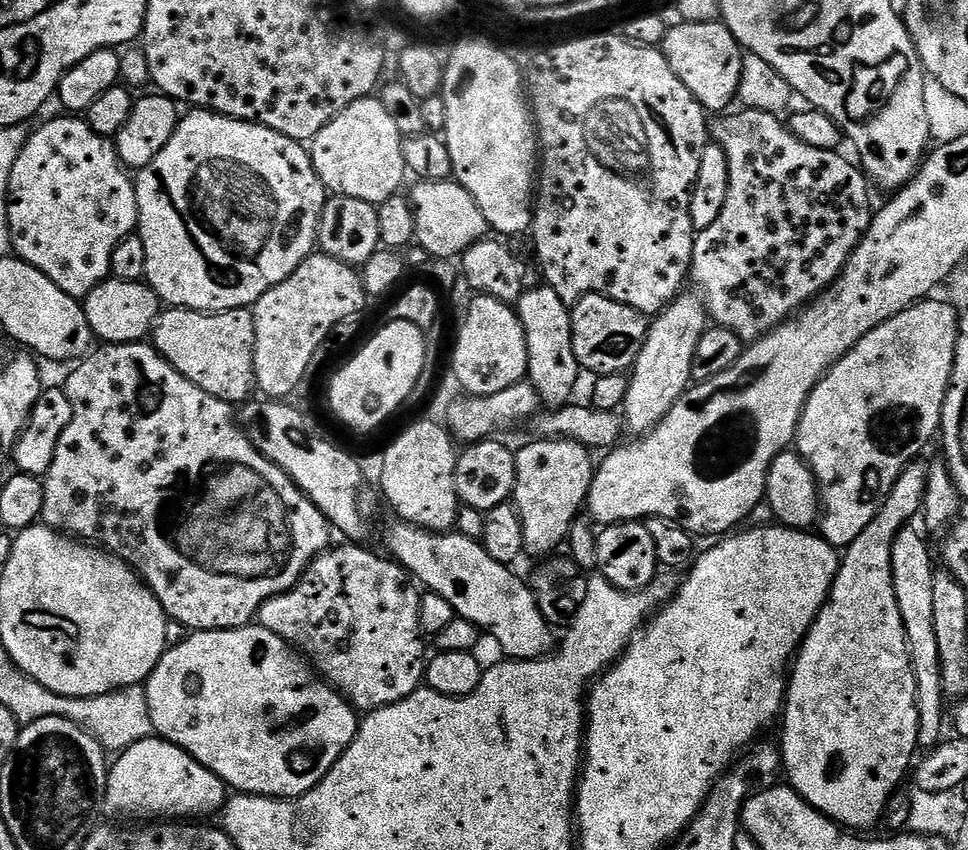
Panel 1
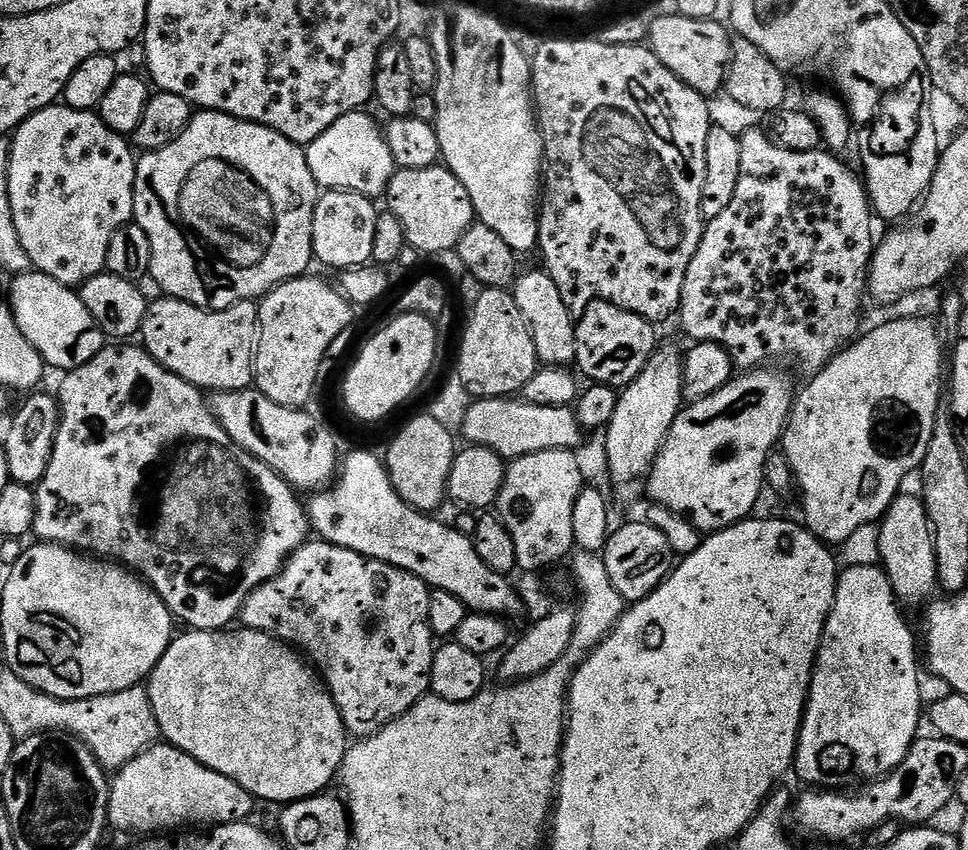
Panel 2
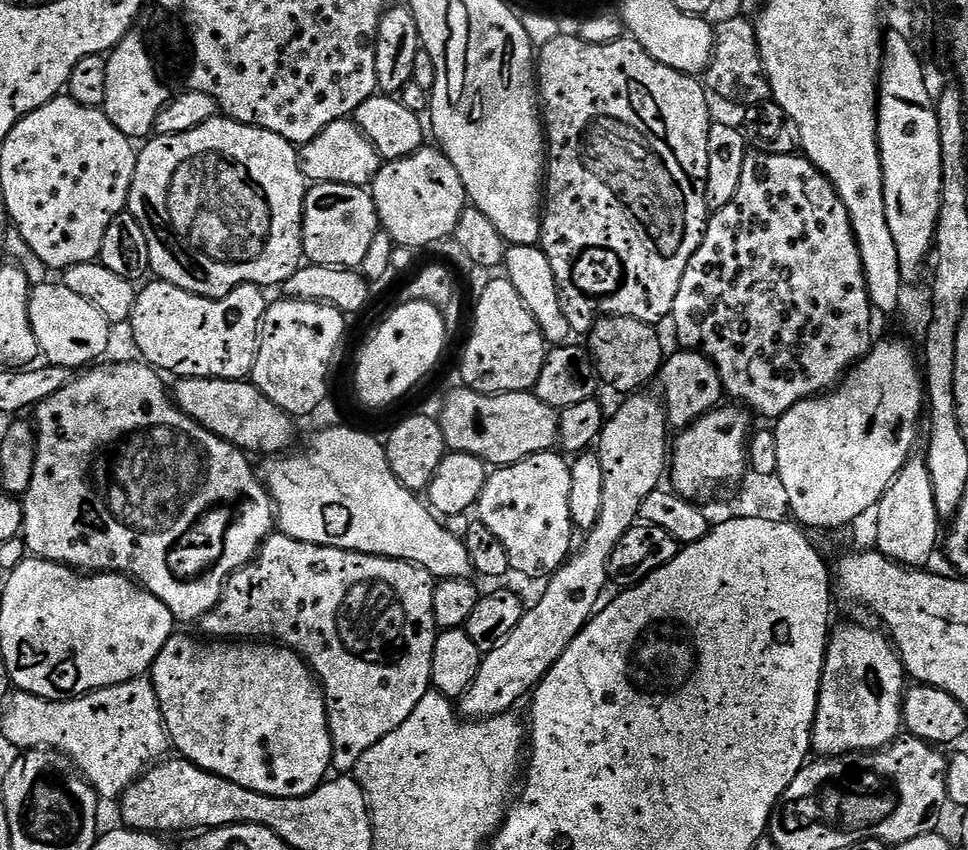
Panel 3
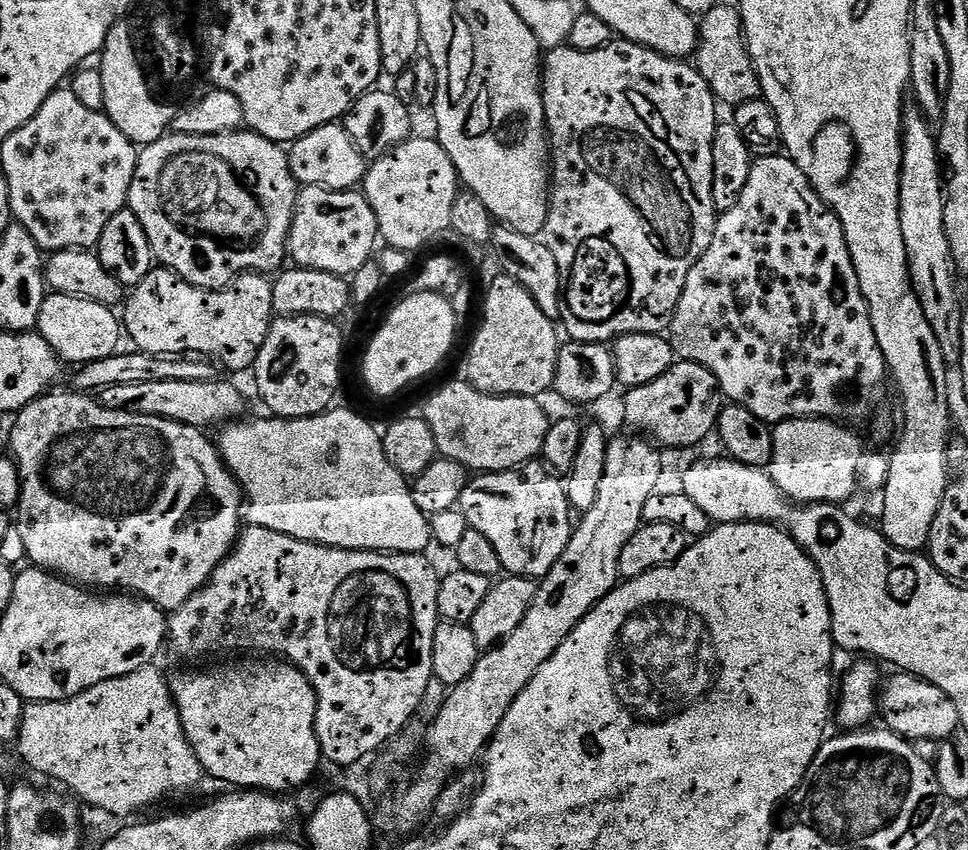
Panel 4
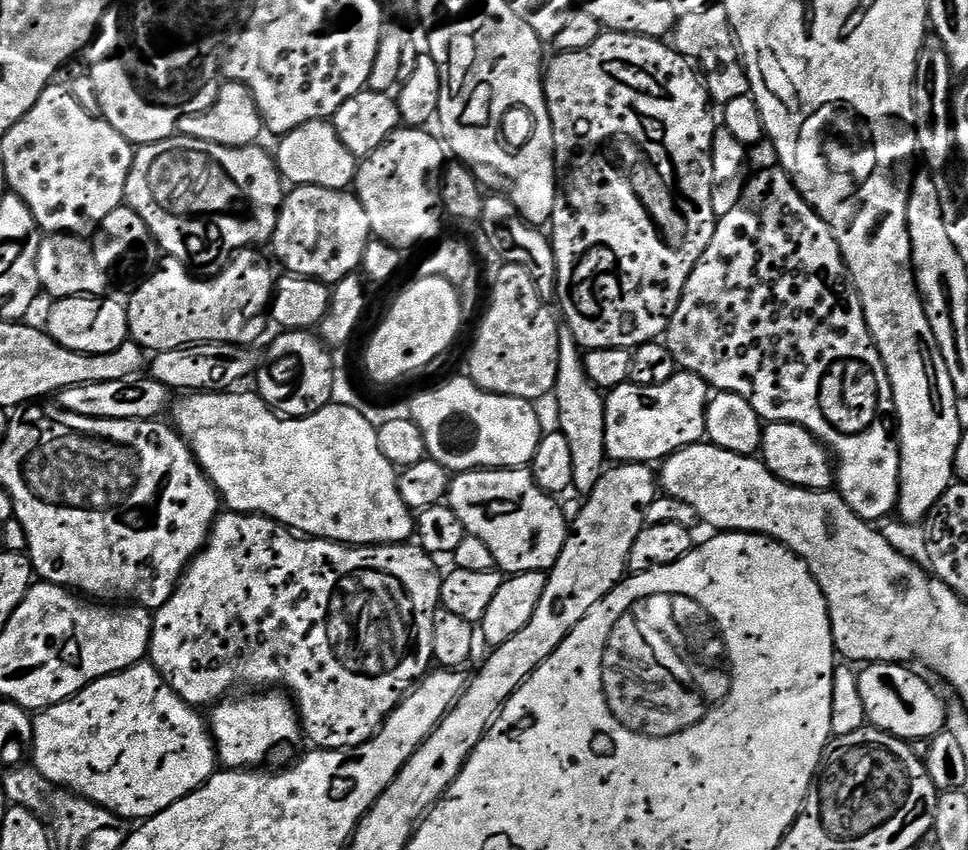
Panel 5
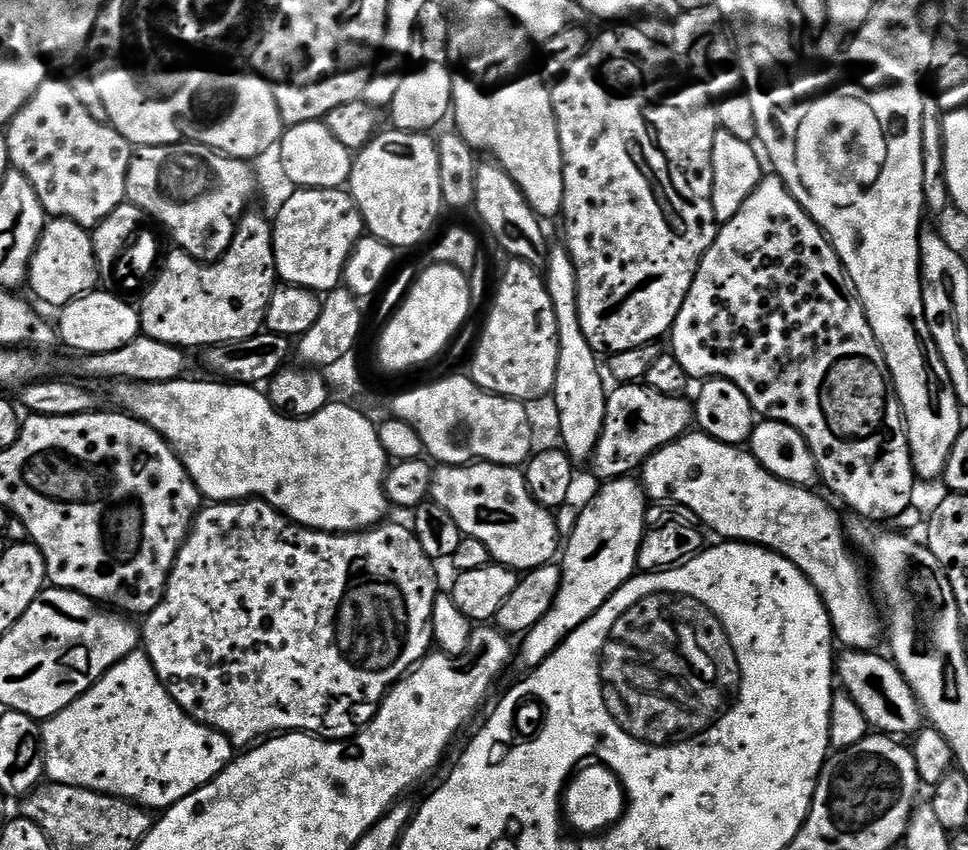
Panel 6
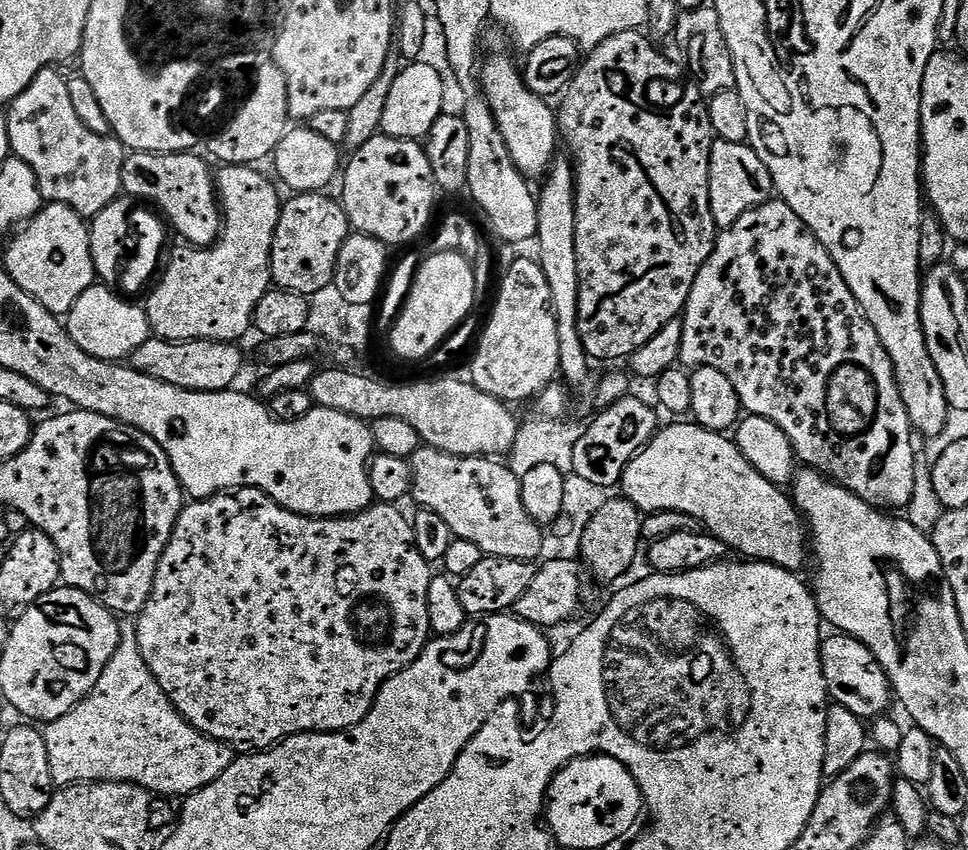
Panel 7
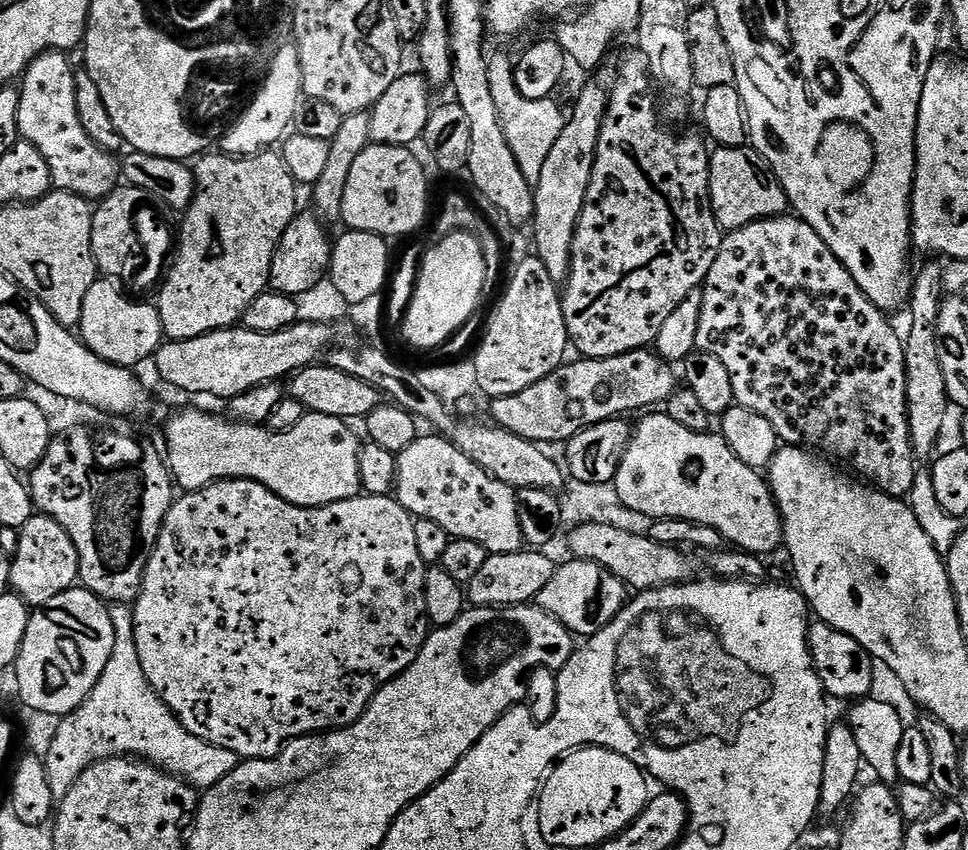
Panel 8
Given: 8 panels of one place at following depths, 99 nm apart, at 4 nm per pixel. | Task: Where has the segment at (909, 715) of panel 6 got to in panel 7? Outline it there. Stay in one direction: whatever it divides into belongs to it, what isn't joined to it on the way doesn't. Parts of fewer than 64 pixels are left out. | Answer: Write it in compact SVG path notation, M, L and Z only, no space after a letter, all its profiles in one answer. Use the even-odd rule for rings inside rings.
M843 634L831 635L825 635L820 645L820 661L829 697L835 703L846 706L846 710L858 714L865 722L883 717L889 711L887 708L894 704L894 693L882 666L869 648L854 637Z

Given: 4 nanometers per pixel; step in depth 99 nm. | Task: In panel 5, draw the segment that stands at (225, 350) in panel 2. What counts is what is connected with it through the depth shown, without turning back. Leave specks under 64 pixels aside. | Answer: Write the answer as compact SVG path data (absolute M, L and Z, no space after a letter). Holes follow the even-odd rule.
M241 250L232 259L228 261L225 268L220 271L217 276L211 278L201 278L193 274L190 269L182 262L171 258L164 258L159 261L158 267L153 271L152 275L147 276L145 280L140 281L136 285L132 296L129 300L126 300L126 307L128 310L128 335L131 343L139 344L141 348L147 350L149 353L155 354L157 352L165 352L166 350L174 350L175 348L181 348L187 344L243 344L245 346L255 345L256 339L264 332L264 320L266 324L266 313L269 311L272 303L272 289L274 287L274 275L268 269L268 264L259 256L259 251L256 250Z

